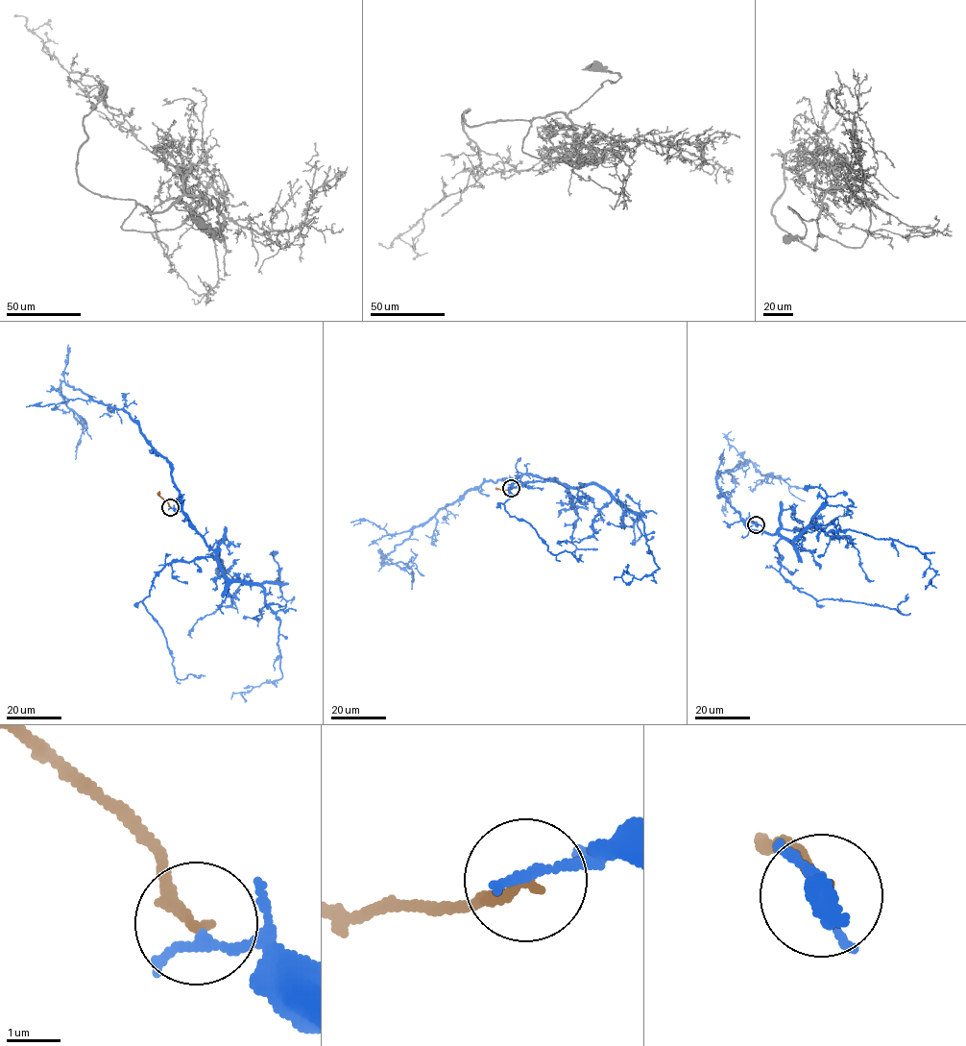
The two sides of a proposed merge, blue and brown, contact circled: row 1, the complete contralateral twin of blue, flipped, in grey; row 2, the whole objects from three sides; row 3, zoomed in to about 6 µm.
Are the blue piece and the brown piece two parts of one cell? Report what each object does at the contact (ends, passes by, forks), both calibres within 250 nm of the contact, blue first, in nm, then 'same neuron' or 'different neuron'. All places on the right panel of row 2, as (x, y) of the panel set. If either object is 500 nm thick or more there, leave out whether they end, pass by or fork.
blue ends | brown ends | 200/240 nm | same neuron

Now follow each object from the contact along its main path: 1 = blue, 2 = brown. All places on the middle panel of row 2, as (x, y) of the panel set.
1: (511, 488), (527, 473), (606, 488), (642, 522), (659, 569), (624, 582), (628, 564)
2: (511, 488), (497, 488)

